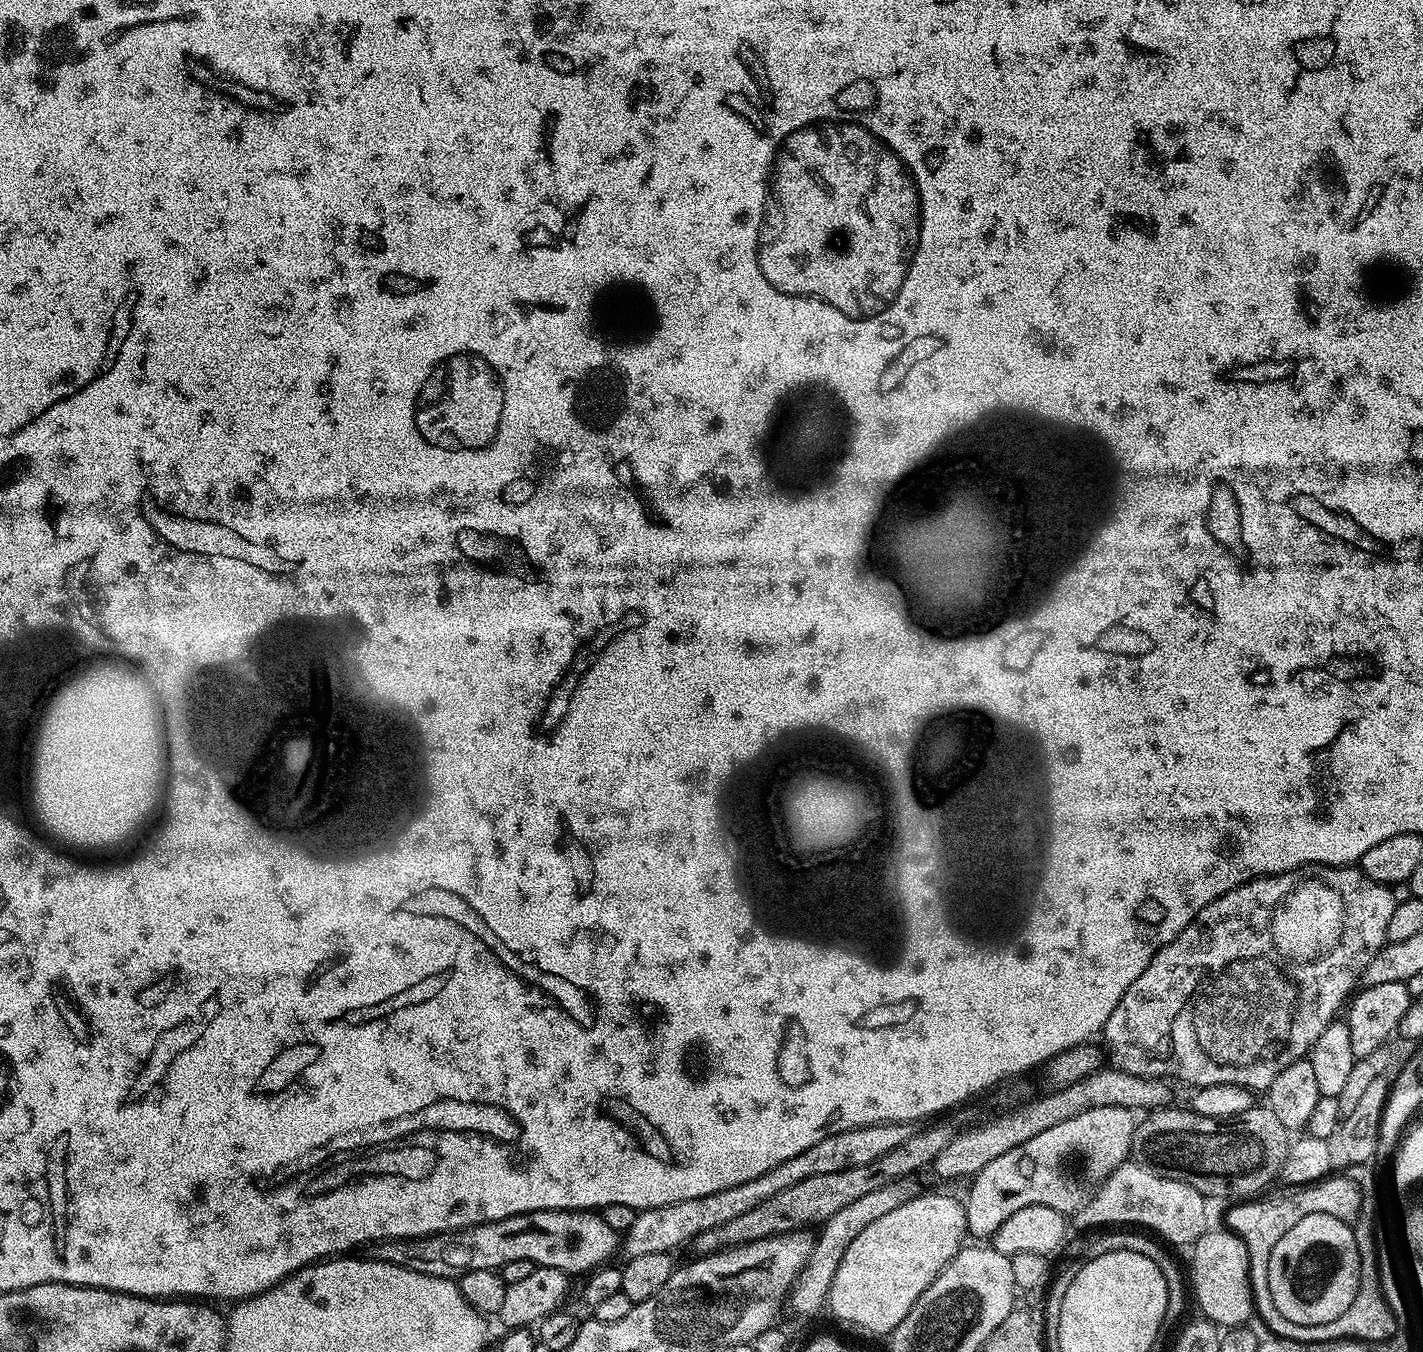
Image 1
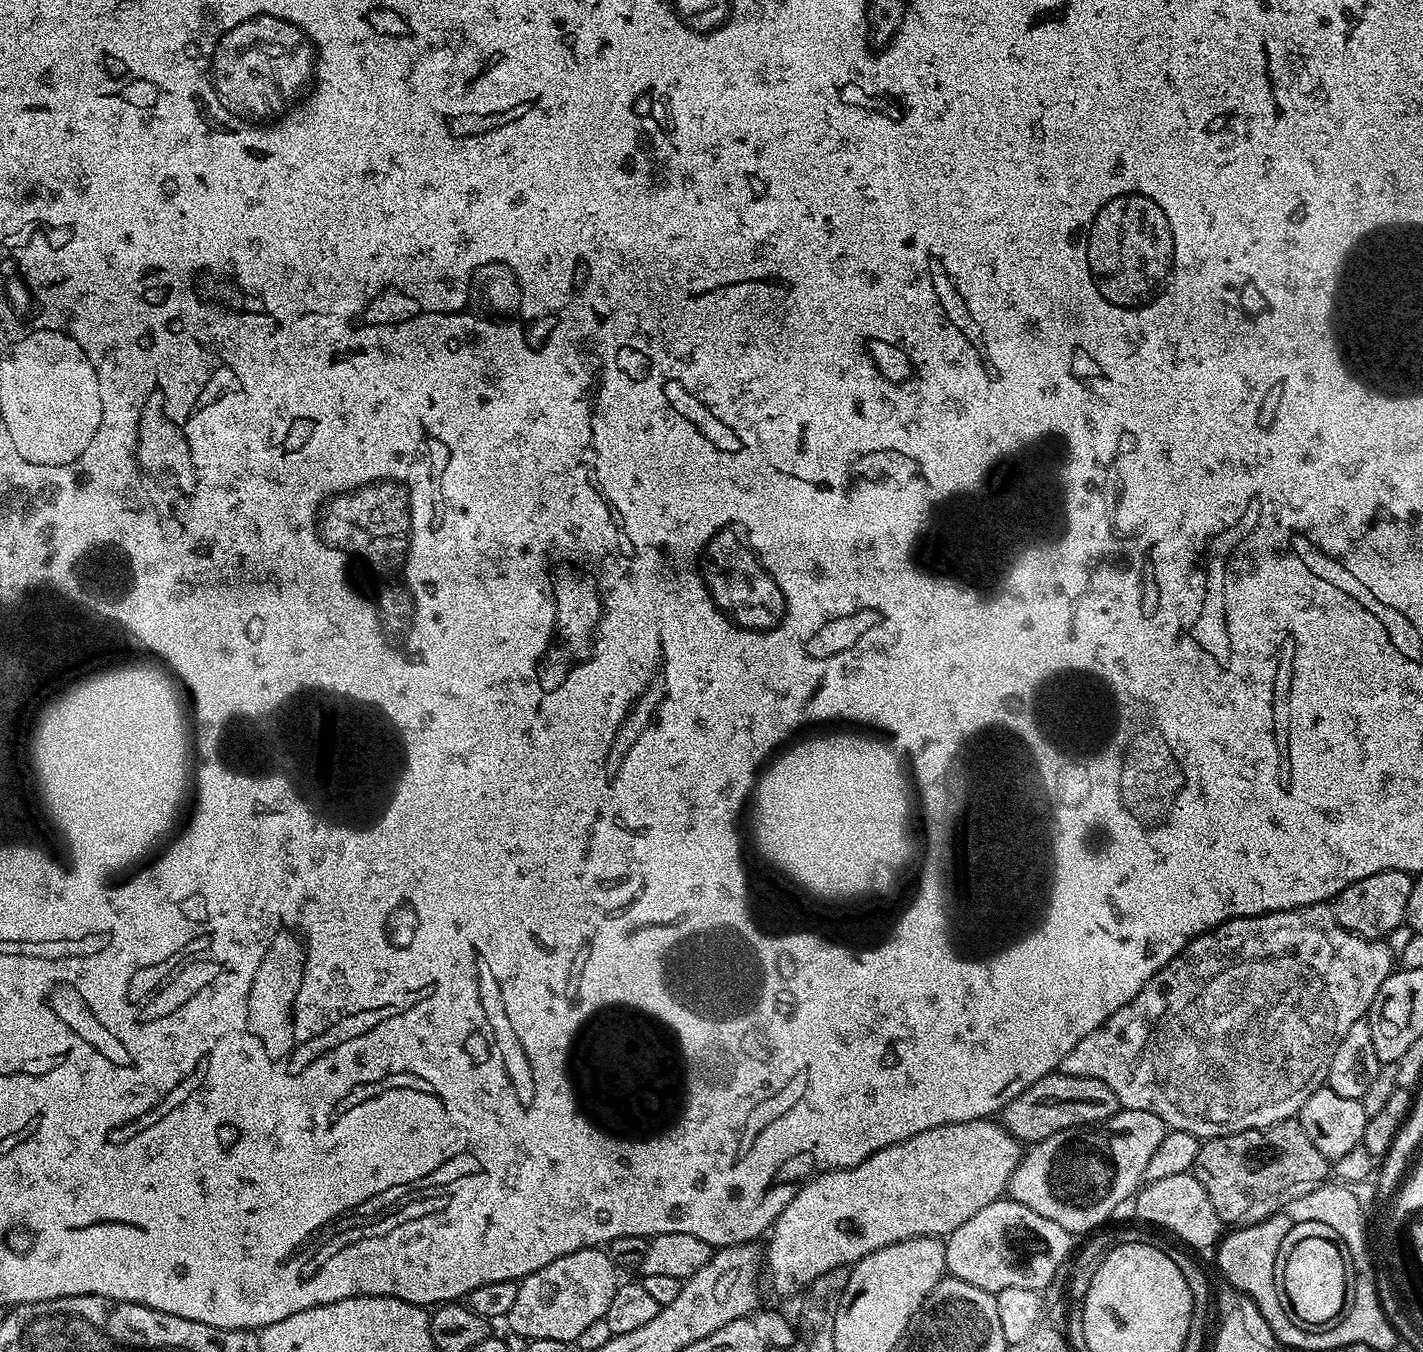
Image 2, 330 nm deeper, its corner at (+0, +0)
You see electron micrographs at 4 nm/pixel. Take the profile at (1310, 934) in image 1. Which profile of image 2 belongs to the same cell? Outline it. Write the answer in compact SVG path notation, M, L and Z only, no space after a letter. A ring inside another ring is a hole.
M1327 903L1311 904L1301 908L1291 908L1281 912L1267 912L1261 916L1239 916L1222 922L1216 928L1196 936L1178 953L1162 970L1158 970L1138 990L1130 1004L1122 1006L1102 1026L1098 1026L1066 1058L1062 1058L1059 1071L1078 1078L1098 1078L1114 1090L1121 1109L1133 1108L1152 1112L1169 1129L1178 1132L1189 1132L1199 1136L1201 1141L1213 1140L1215 1136L1234 1134L1242 1130L1269 1128L1283 1120L1293 1119L1300 1107L1314 1094L1314 1090L1325 1087L1330 1058L1338 1050L1338 1042L1346 1038L1346 1030L1354 1022L1365 1019L1368 1007L1374 1002L1382 982L1394 971L1394 952L1387 948L1383 939L1367 940L1364 936L1346 930L1336 920Z

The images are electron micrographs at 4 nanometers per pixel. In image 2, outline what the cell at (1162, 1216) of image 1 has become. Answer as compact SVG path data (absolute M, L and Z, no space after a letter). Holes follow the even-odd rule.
M1192 1172L1147 1181L1135 1193L1135 1204L1137 1214L1146 1223L1157 1224L1160 1228L1169 1228L1178 1239L1185 1240L1189 1244L1189 1246L1187 1245L1189 1249L1208 1247L1211 1249L1221 1239L1222 1222L1218 1218L1214 1206L1210 1206L1210 1198L1206 1194L1206 1190Z

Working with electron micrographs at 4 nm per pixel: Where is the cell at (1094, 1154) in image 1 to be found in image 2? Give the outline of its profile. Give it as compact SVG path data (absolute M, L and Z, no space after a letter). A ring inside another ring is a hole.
M1133 1108L1118 1111L1100 1124L1058 1130L1058 1134L1042 1138L1021 1155L1020 1165L1008 1183L1007 1195L1034 1210L1034 1214L1058 1222L1062 1230L1091 1233L1101 1227L1103 1220L1111 1218L1119 1204L1133 1199L1165 1131L1162 1118Z

